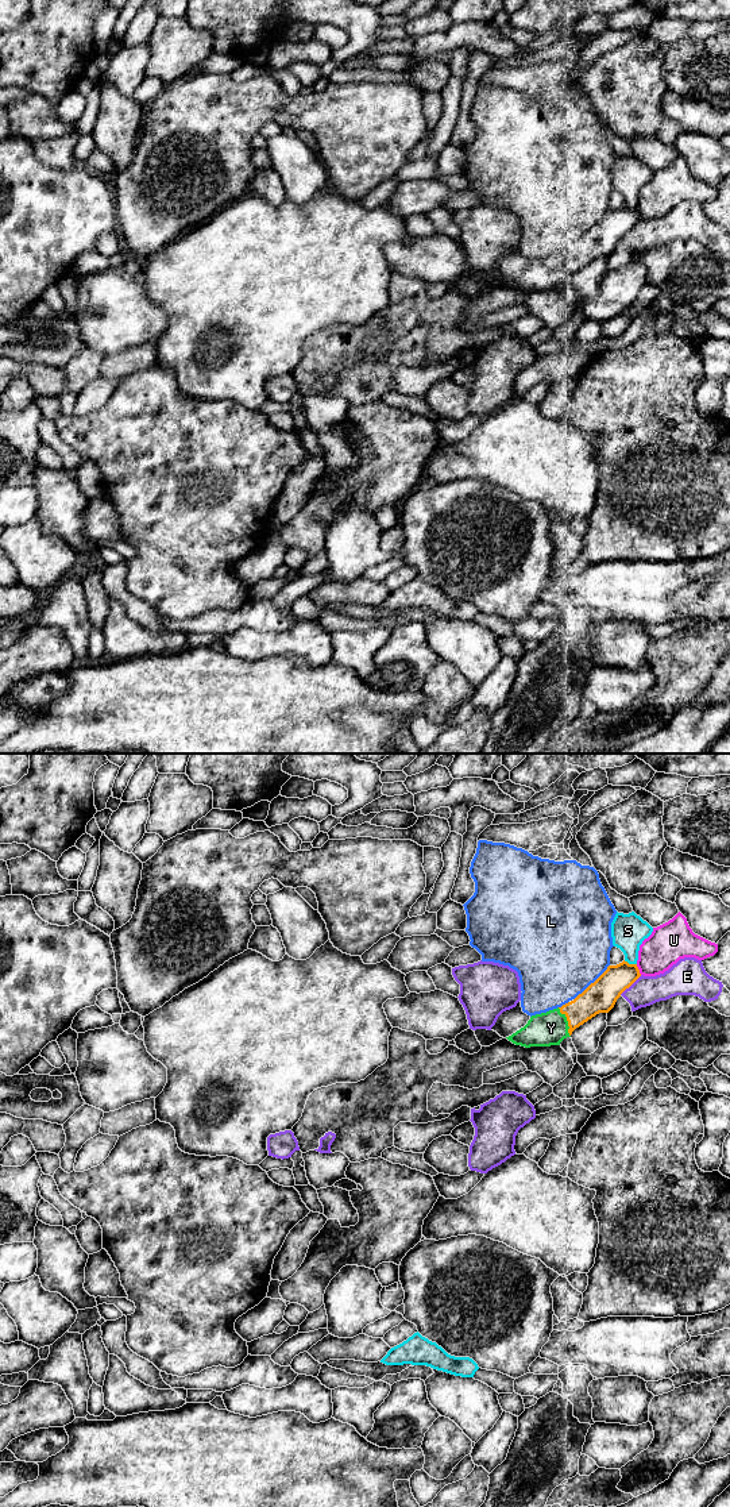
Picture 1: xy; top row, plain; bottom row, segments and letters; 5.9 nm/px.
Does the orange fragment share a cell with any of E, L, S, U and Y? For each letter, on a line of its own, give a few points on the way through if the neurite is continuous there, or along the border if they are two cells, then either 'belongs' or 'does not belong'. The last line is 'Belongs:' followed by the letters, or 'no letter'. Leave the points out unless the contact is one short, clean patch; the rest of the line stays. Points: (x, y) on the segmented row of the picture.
E: along xy (641, 975), (620, 994) | does not belong
L: does not belong
S: does not belong
U: does not belong
Y: belongs
Belongs: Y

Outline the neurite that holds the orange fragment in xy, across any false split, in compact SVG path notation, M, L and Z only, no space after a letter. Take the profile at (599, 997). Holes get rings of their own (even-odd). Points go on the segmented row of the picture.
M622 961L609 966L573 1001L546 1013L532 1015L528 1024L506 1037L515 1045L551 1047L571 1037L572 1032L599 1013L609 1013L621 994L641 976L637 964Z

